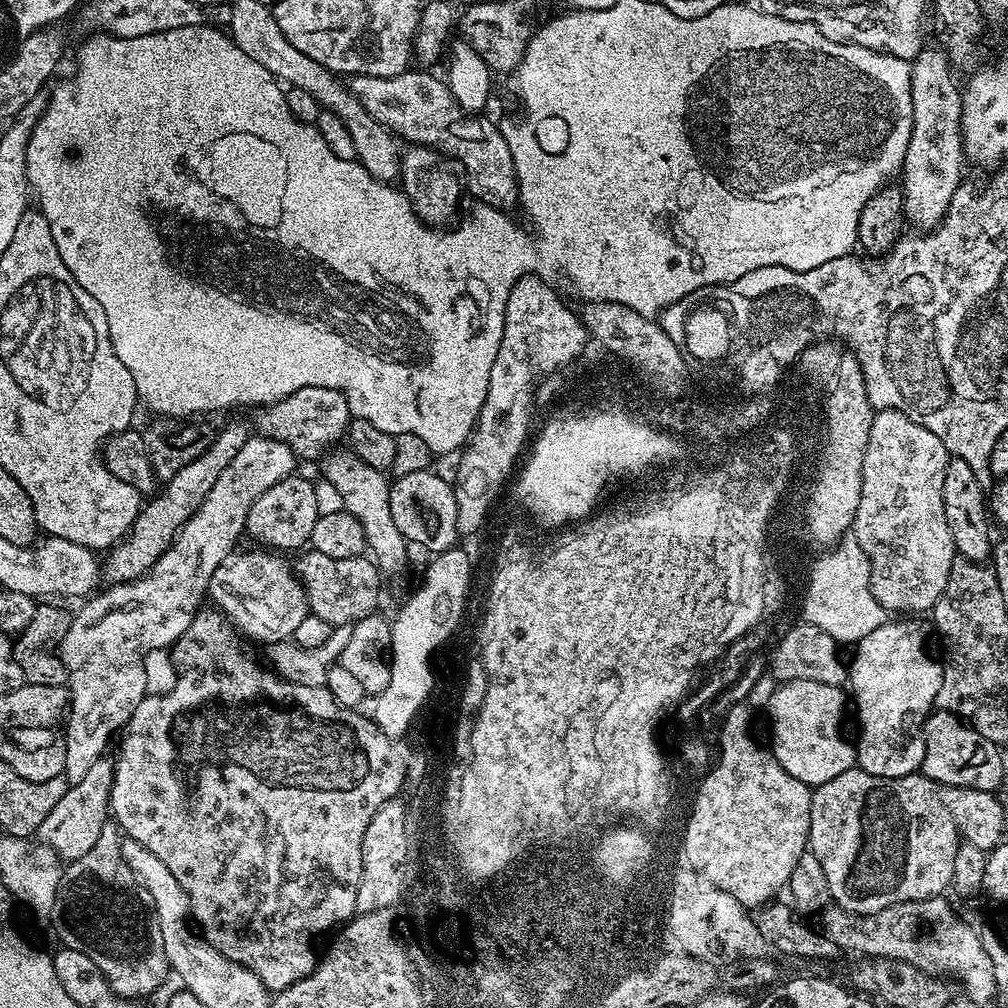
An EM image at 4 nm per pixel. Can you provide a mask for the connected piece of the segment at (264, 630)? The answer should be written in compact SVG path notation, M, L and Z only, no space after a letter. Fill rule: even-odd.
M272 550L244 552L233 555L228 563L214 570L208 596L215 607L238 625L239 631L256 640L275 642L295 637L302 618L310 614L308 595L300 583L293 565L287 564ZM241 555L241 556L240 556ZM236 620L237 621L236 621Z

